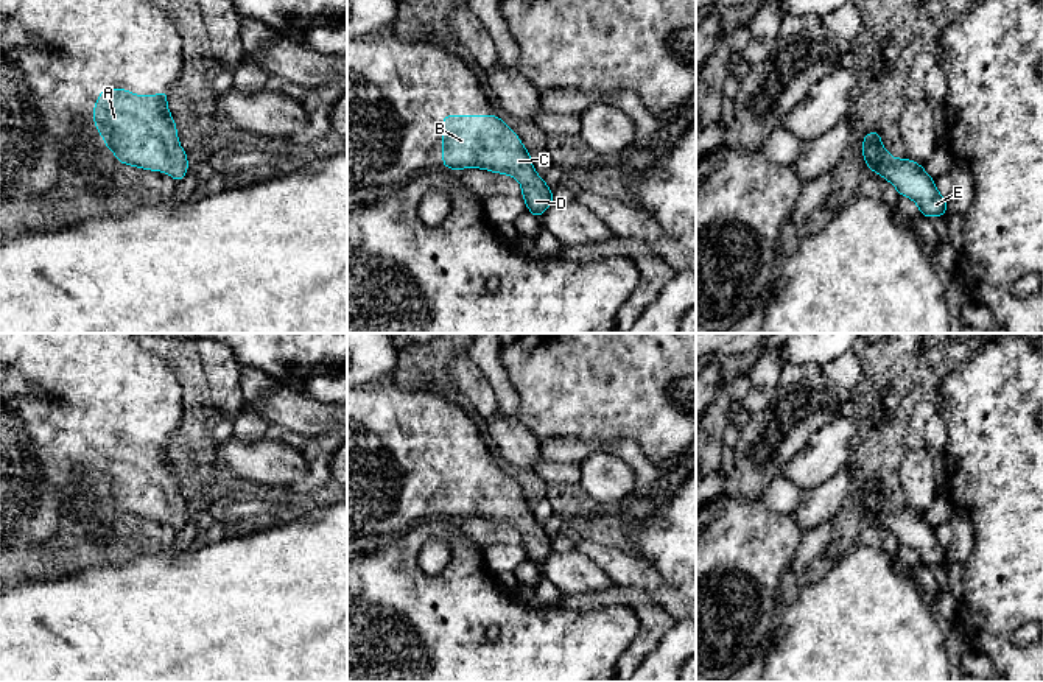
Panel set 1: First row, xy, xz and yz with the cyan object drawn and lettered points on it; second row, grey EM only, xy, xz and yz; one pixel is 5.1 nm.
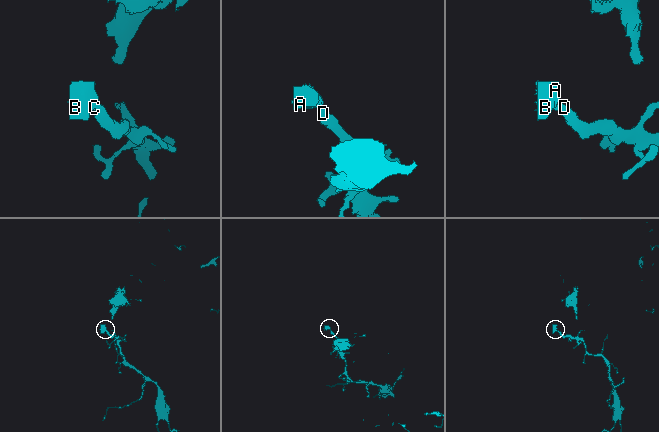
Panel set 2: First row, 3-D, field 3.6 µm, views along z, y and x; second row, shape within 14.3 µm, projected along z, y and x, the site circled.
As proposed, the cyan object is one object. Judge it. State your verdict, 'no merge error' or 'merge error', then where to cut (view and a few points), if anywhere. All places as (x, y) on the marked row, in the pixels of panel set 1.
no merge error | no cut

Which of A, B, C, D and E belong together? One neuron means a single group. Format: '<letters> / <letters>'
A B C D E

